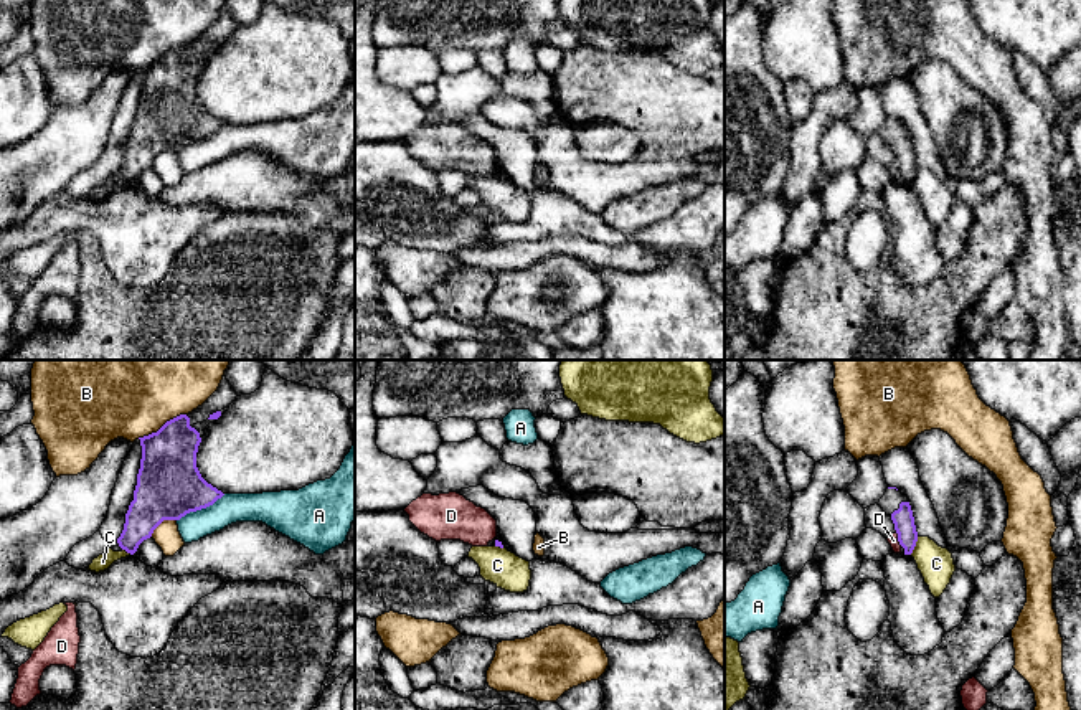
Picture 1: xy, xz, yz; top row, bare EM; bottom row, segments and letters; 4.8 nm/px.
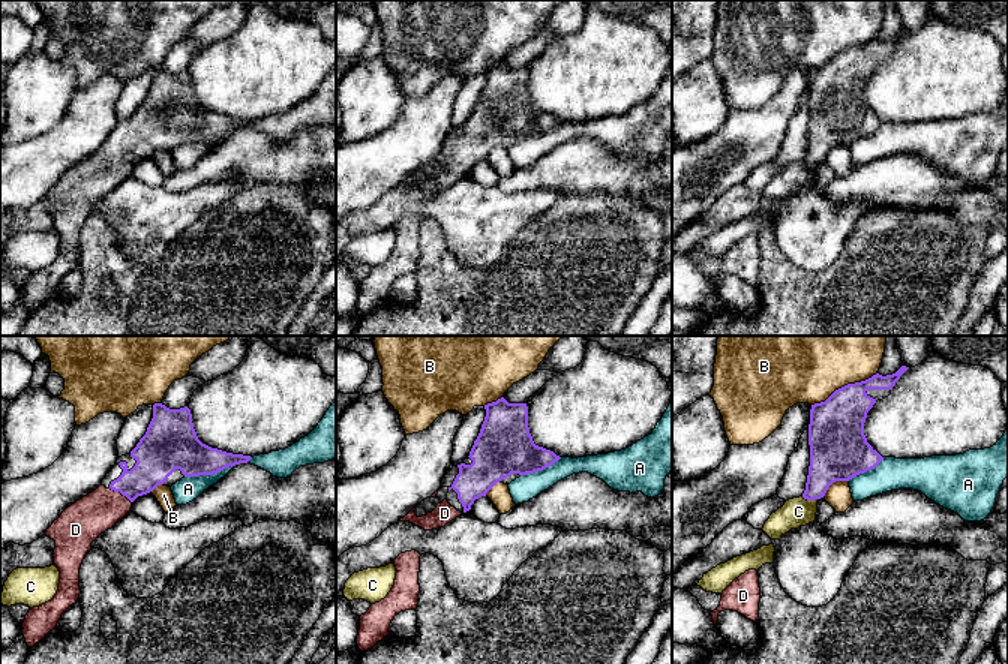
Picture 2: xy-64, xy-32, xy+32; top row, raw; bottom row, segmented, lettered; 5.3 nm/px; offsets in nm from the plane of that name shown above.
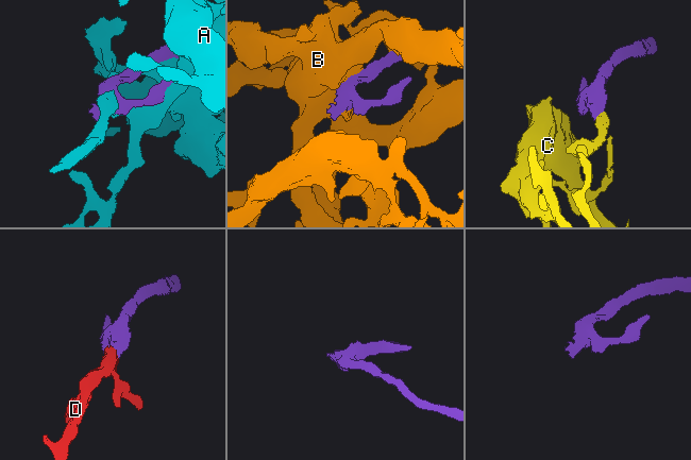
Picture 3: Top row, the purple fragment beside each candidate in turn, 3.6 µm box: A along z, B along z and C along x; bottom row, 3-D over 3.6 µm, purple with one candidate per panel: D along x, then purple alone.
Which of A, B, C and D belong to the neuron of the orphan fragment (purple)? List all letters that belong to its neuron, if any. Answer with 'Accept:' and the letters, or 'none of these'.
Accept: D

